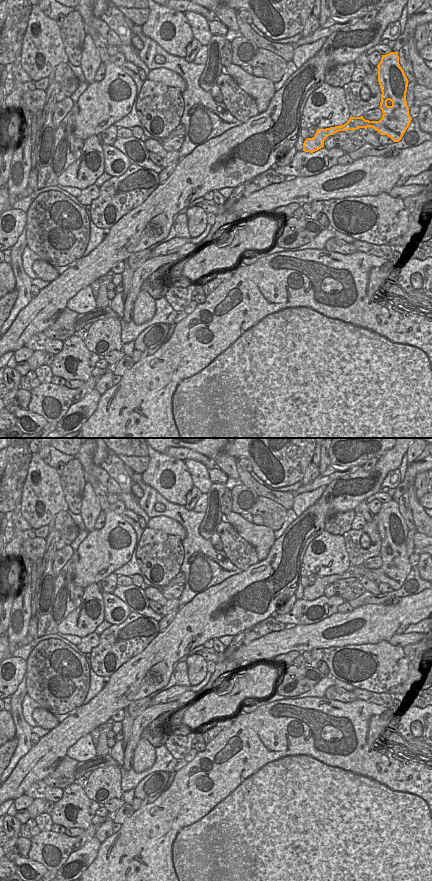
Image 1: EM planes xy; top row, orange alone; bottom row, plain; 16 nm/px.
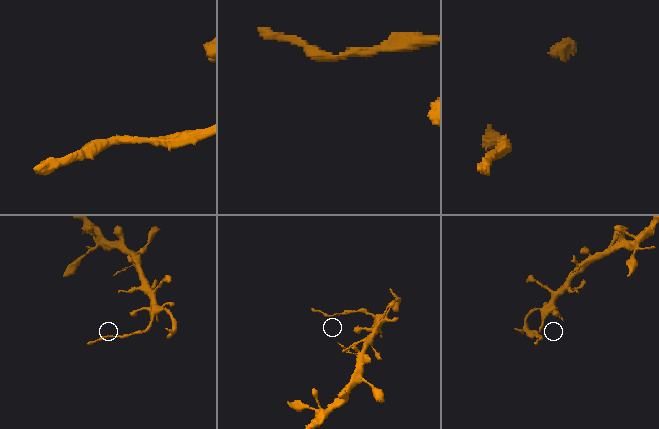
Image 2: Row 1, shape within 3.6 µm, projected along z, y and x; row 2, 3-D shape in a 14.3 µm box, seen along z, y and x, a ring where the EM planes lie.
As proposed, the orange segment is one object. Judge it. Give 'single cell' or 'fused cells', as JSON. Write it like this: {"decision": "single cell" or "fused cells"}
{"decision": "single cell"}

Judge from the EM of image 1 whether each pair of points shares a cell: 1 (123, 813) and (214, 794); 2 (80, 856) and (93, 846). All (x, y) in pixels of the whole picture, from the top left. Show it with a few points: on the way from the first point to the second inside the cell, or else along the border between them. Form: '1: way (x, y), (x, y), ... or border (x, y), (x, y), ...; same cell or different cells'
1: border (134, 811), (121, 824); different cells
2: way (83, 856), (90, 849); same cell

